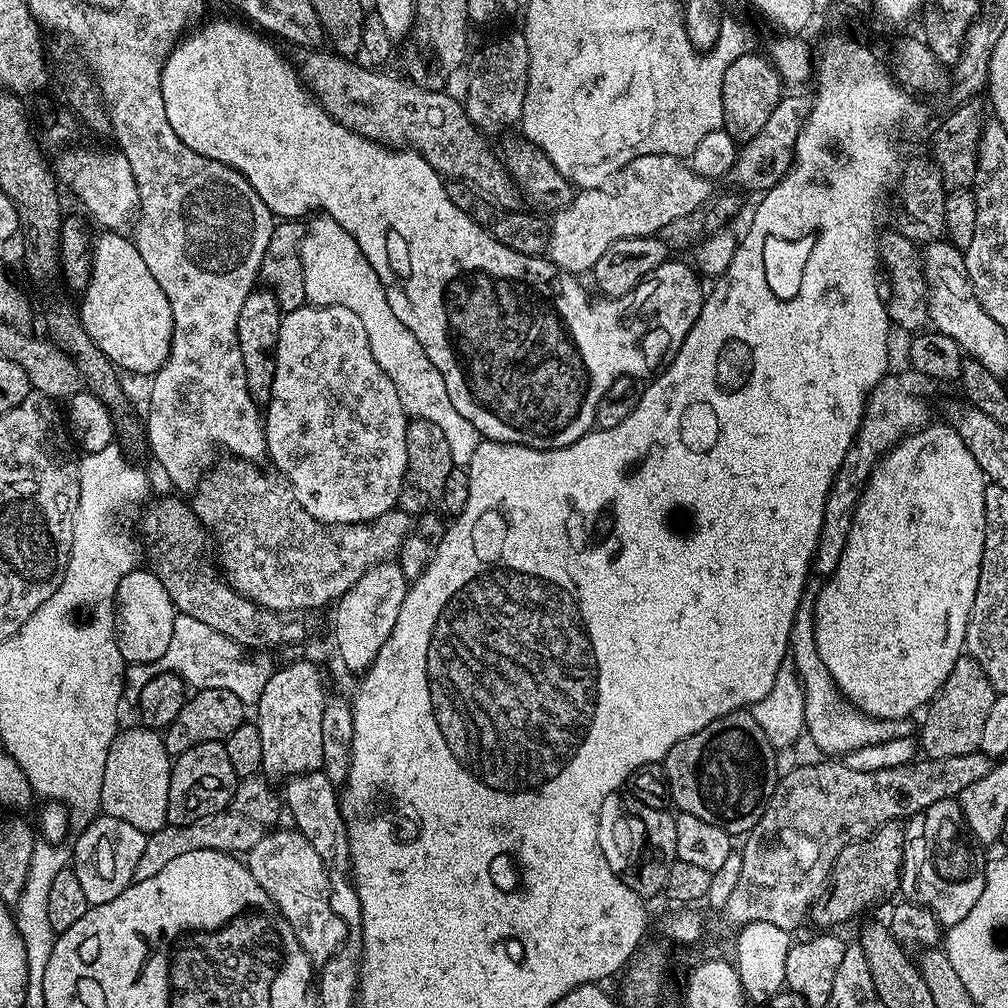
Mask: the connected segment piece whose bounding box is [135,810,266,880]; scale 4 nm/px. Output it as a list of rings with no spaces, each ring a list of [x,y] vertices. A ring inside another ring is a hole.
[[[225,810],[202,818],[198,822],[190,822],[186,826],[168,824],[151,833],[146,842],[146,850],[142,850],[142,858],[138,858],[136,880],[154,878],[174,858],[181,854],[190,854],[190,850],[218,850],[229,854],[247,854],[266,835],[265,829],[259,824],[250,822],[250,818],[242,818],[242,814]]]

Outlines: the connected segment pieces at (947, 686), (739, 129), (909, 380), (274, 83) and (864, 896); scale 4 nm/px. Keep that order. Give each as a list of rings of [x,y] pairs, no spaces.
[[[962,654],[937,693],[936,699],[925,709],[926,716],[921,730],[920,727],[918,730],[923,750],[921,753],[929,760],[941,760],[977,751],[981,744],[986,717],[990,714],[997,695],[981,664],[972,656]]]
[[[749,50],[736,56],[722,78],[724,131],[729,132],[738,142],[754,138],[754,134],[766,126],[766,118],[774,114],[774,106],[778,106],[782,99],[780,88],[782,89],[780,75],[767,55],[759,56],[755,50]]]
[[[907,370],[908,372],[900,372],[883,376],[878,382],[878,386],[868,395],[868,403],[864,405],[864,421],[860,423],[860,428],[856,432],[854,442],[850,446],[850,450],[846,454],[846,458],[842,462],[842,466],[838,470],[838,474],[834,478],[834,482],[830,486],[830,494],[826,498],[826,510],[824,517],[820,523],[820,541],[816,544],[816,555],[814,557],[815,571],[821,572],[821,577],[827,578],[831,576],[832,571],[838,566],[838,562],[842,558],[842,550],[848,541],[848,535],[852,529],[852,519],[856,513],[856,503],[860,500],[860,495],[864,493],[864,484],[868,481],[868,476],[872,469],[876,467],[882,456],[885,456],[894,445],[899,444],[905,436],[919,432],[921,428],[929,423],[928,417],[928,400],[924,395],[928,392],[930,380],[927,376],[923,376],[921,372],[915,370]]]
[[[239,19],[236,20],[212,20],[209,24],[201,23],[193,27],[166,58],[160,83],[162,106],[166,106],[166,118],[170,121],[174,134],[178,134],[178,138],[182,138],[182,142],[186,142],[190,150],[222,162],[243,174],[250,186],[254,186],[258,198],[266,202],[273,217],[304,218],[309,214],[320,213],[334,218],[334,222],[338,222],[338,226],[342,226],[342,230],[346,230],[346,234],[350,234],[350,238],[358,242],[362,254],[366,254],[366,262],[374,266],[374,274],[378,274],[386,298],[390,302],[390,310],[394,310],[398,322],[402,322],[402,326],[406,326],[406,330],[410,330],[410,334],[418,338],[422,350],[426,350],[426,358],[430,358],[430,362],[438,366],[446,382],[450,402],[454,402],[458,414],[462,414],[466,422],[474,422],[483,439],[497,440],[503,444],[521,444],[531,448],[571,446],[578,442],[578,438],[593,431],[597,423],[596,411],[599,410],[608,387],[611,389],[619,376],[635,378],[644,376],[647,372],[655,373],[680,347],[685,332],[690,331],[693,322],[700,316],[706,295],[705,289],[700,289],[701,277],[691,263],[683,264],[675,258],[663,260],[652,275],[644,277],[640,285],[627,292],[625,296],[613,296],[601,299],[598,304],[588,304],[588,300],[584,300],[584,292],[580,292],[580,288],[576,288],[576,284],[572,284],[568,276],[556,276],[556,268],[548,268],[548,264],[540,264],[540,260],[529,260],[518,250],[510,250],[510,246],[498,242],[481,224],[474,222],[468,213],[458,210],[458,206],[454,206],[454,202],[450,202],[446,194],[445,181],[440,173],[433,170],[430,162],[426,162],[426,158],[422,158],[414,150],[401,150],[396,146],[385,146],[366,136],[357,136],[355,132],[339,124],[308,91],[300,79],[295,63],[289,57],[287,60],[271,44],[273,41],[267,35],[261,34],[255,27]]]
[[[899,823],[883,824],[874,829],[869,836],[854,840],[846,845],[832,863],[832,874],[826,891],[810,909],[810,920],[817,924],[820,930],[836,930],[839,924],[844,924],[859,908],[876,904],[879,900],[888,900],[900,888],[900,871],[904,868],[904,832]]]

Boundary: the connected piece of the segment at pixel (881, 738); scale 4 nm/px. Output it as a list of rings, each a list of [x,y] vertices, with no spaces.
[[[809,586],[805,588],[804,593],[802,594],[802,602],[798,606],[798,614],[794,614],[794,626],[790,630],[790,642],[788,643],[788,651],[791,656],[794,658],[794,666],[796,667],[796,673],[798,674],[798,678],[800,679],[800,685],[802,686],[802,690],[804,691],[804,727],[806,729],[807,739],[814,746],[818,746],[818,749],[824,752],[825,757],[828,758],[848,758],[848,755],[851,752],[860,752],[863,748],[872,748],[875,744],[888,744],[891,740],[904,740],[908,735],[913,735],[914,726],[912,730],[911,719],[906,720],[876,720],[873,716],[867,716],[864,712],[859,712],[854,705],[849,704],[847,700],[844,699],[842,693],[840,693],[840,687],[834,682],[834,678],[830,678],[830,670],[826,670],[826,662],[822,662],[822,658],[818,655],[818,642],[814,638],[814,614],[816,613],[816,593],[817,589],[815,587]]]

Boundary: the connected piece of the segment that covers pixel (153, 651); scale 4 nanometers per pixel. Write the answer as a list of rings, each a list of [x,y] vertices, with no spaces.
[[[137,568],[122,578],[114,601],[114,631],[119,654],[128,664],[159,663],[170,646],[177,612],[159,576],[149,569]]]

